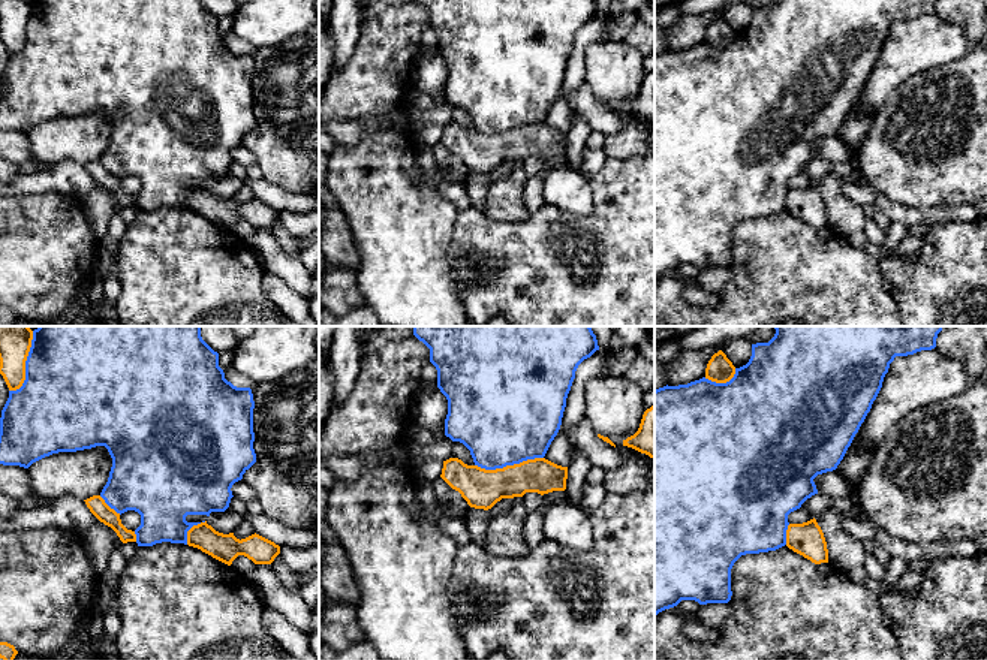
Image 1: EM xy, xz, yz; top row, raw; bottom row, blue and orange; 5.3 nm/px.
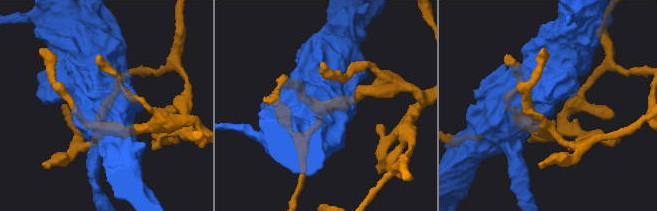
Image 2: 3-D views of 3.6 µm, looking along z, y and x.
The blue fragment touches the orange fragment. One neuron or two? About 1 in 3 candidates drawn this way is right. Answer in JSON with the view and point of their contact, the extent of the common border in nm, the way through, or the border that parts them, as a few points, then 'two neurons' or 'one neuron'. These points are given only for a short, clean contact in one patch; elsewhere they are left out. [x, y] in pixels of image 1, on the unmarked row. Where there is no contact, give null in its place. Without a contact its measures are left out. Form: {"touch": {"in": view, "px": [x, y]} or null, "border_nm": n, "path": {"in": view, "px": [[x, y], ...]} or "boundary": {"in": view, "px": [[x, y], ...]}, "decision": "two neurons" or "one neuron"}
{"touch": {"in": "xz", "px": [508, 129]}, "border_nm": 380, "decision": "two neurons"}

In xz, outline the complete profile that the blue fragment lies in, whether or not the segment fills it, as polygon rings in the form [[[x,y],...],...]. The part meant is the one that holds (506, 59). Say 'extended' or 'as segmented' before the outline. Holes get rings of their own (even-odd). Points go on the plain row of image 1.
as segmented | [[[415,0],[430,13],[437,52],[448,64],[445,100],[463,108],[475,130],[503,133],[544,123],[557,100],[578,30],[599,15],[596,0]]]

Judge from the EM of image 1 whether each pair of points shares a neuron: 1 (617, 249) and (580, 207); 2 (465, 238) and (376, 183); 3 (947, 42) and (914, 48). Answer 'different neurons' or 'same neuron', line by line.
1: different neurons
2: different neurons
3: same neuron

